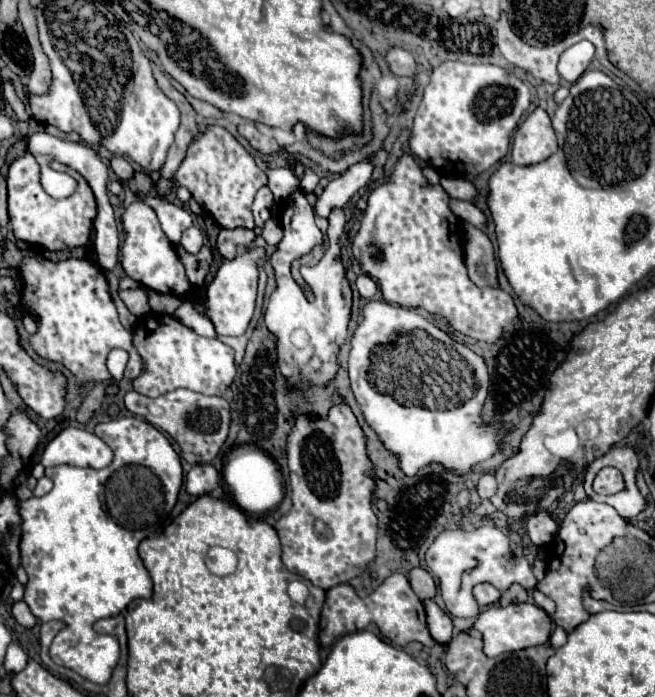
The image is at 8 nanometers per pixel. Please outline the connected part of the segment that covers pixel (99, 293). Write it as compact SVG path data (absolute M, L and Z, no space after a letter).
M26 256L22 266L24 294L22 304L30 314L38 318L38 332L30 336L32 348L46 360L60 362L68 368L78 384L82 382L104 382L110 378L106 368L106 356L112 348L122 348L130 354L124 376L136 378L142 372L142 360L132 344L130 332L120 324L116 306L110 298L104 272L86 260L36 260Z

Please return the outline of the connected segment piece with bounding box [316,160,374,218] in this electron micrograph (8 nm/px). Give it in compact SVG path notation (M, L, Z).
M362 160L354 166L350 166L342 176L332 180L328 184L328 188L322 192L322 196L318 196L316 214L320 214L322 218L328 218L332 208L344 208L348 204L348 200L360 188L366 186L366 182L372 176L372 170L374 170L374 164L370 160Z

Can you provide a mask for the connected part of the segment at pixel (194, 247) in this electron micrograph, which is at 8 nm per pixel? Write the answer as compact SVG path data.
M188 228L184 234L182 234L182 240L180 240L180 244L182 244L182 248L188 252L188 254L196 254L200 248L202 248L202 244L204 244L204 236L202 236L202 232L198 230L198 228Z

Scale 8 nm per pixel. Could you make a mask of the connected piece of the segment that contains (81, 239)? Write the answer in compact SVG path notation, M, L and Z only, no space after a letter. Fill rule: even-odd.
M24 152L8 168L8 178L6 178L6 182L8 182L8 214L10 214L12 232L18 240L24 240L28 244L40 244L50 252L64 252L64 250L84 246L90 240L92 222L98 214L96 198L94 198L88 182L76 170L72 170L60 162L52 162L50 166L58 172L66 172L72 178L76 178L76 182L78 182L76 192L64 200L56 200L56 198L48 196L40 184L38 162L34 160L34 156L30 152Z

